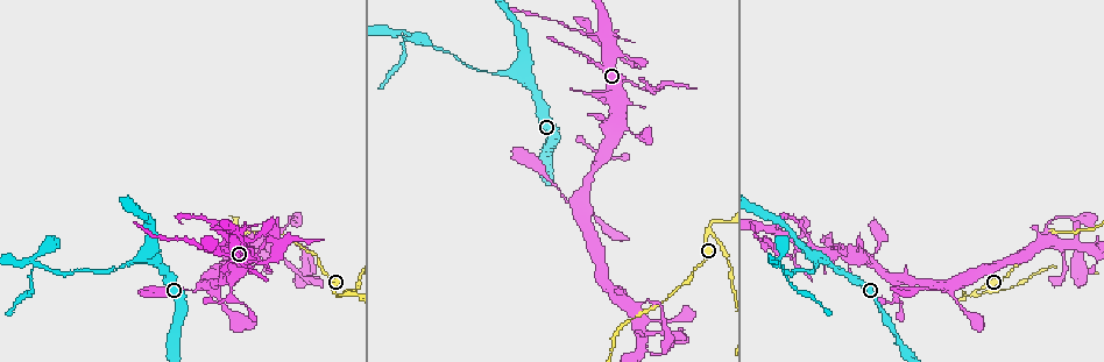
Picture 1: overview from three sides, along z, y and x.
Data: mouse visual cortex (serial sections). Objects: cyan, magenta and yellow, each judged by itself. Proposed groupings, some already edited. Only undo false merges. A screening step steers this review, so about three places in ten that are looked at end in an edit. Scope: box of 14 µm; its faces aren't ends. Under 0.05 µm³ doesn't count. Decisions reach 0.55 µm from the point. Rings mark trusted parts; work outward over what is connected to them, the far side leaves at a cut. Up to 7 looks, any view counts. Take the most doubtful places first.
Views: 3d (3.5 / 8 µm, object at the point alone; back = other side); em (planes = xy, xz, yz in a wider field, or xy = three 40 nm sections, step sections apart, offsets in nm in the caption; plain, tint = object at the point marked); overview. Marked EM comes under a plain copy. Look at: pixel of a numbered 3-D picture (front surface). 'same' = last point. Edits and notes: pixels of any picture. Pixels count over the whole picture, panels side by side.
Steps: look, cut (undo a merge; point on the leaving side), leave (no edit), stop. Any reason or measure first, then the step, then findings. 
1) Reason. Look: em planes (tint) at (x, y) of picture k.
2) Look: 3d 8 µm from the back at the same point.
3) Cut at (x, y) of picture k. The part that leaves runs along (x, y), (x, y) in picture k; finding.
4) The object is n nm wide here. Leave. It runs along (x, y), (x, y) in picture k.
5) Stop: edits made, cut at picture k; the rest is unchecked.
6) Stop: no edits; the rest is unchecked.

A fork. Look: 3d 3.5 µm at (147, 258) of picture 1.

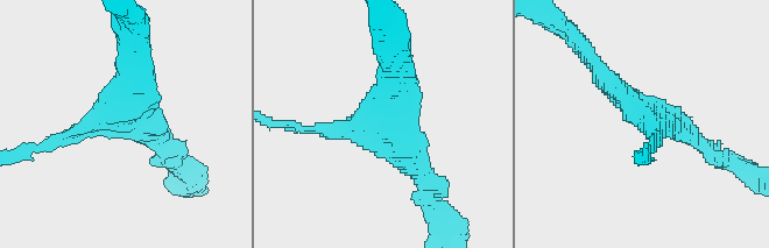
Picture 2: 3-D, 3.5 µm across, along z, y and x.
Look: em xy step 1 (tint) at (120, 118) of picture 2.

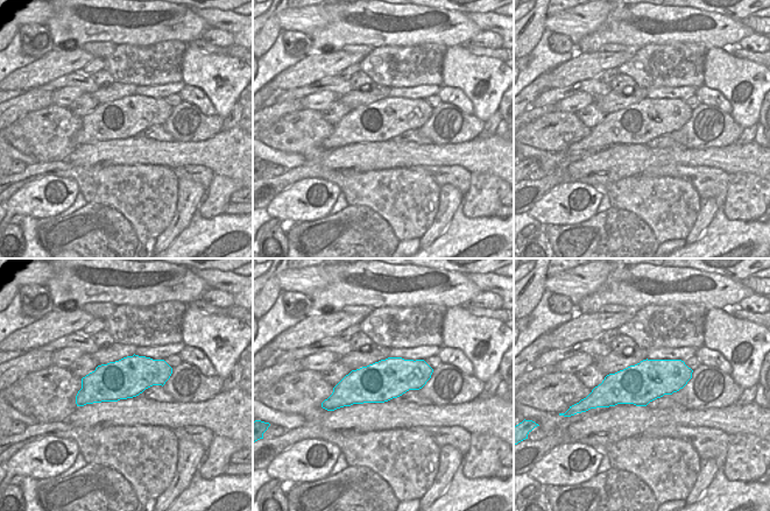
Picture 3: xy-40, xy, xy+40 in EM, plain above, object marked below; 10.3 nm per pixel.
Leave. It runs along (424, 181), (374, 124), (314, 129) in picture 2; continuous, no second cell.

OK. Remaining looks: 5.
Abrupt turn. Look: 3d 3.5 µm at (26, 263) of picture 1.

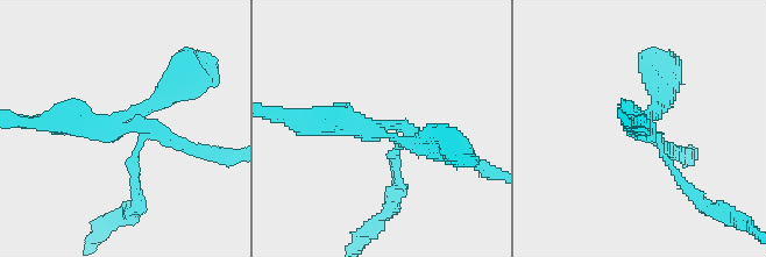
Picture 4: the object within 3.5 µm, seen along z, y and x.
Look: em xy step 3 (tint) at (120, 126) of picture 4.

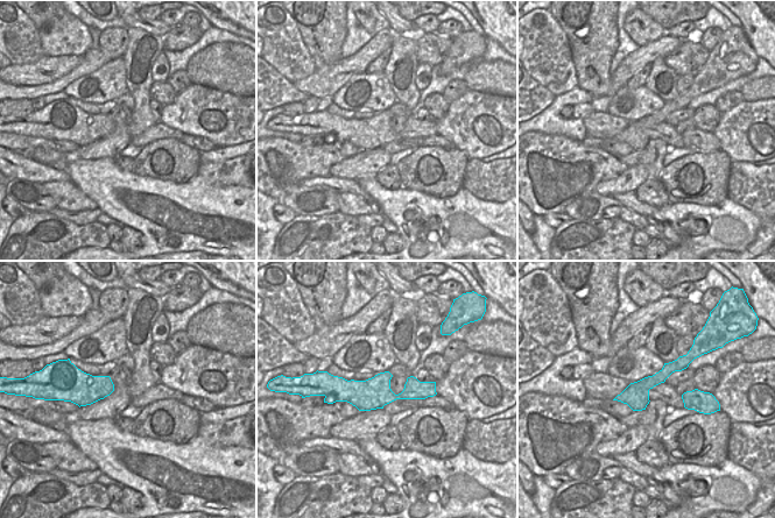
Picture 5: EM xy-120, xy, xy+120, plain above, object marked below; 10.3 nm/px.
Cut at (135, 175) of picture 4. The part that leaves runs along (147, 136), (133, 157), (140, 207), (129, 214) in picture 4; a second cell is stuck on.

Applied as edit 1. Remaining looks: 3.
Three arms meet. Look: 3d 3.5 µm at (710, 223) of picture 1.

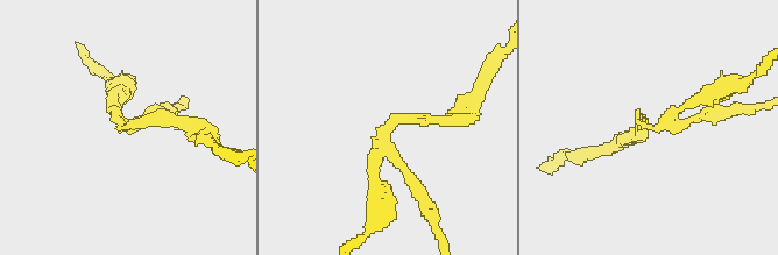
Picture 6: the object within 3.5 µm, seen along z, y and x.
3 arms meet here; the arms are 100, 150, 150 nm wide. Look: em planes (tint) at (646, 124) of picture 6.

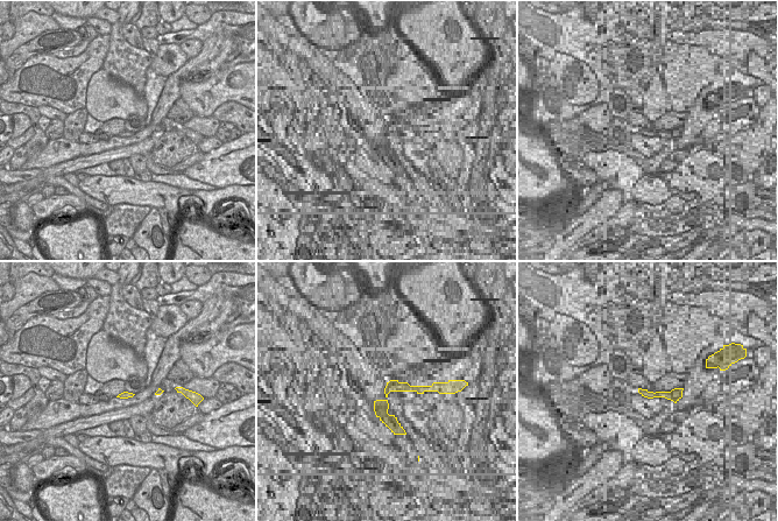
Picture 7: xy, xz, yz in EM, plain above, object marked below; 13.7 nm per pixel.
Cut at (713, 118) of picture 6. Two cells meet here.

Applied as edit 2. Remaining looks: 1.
Stop: edits made, cut at picture 4, cut at picture 6; the rest is unchecked.

